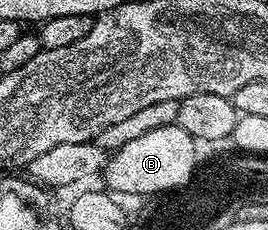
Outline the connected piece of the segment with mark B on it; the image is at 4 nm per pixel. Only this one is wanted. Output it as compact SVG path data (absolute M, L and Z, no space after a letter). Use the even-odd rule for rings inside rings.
M179 125L166 126L165 128L153 128L153 132L145 132L145 136L137 136L137 140L129 140L125 148L114 151L108 157L105 167L105 183L108 191L116 195L123 194L159 194L162 190L171 190L174 186L183 186L195 174L195 146L196 139L185 132L185 128Z

